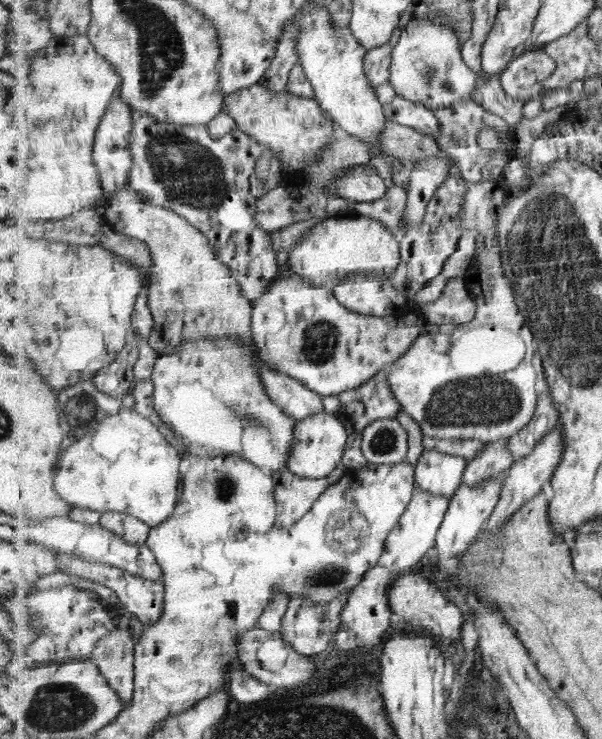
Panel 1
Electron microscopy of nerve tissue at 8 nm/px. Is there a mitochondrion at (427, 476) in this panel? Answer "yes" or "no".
no

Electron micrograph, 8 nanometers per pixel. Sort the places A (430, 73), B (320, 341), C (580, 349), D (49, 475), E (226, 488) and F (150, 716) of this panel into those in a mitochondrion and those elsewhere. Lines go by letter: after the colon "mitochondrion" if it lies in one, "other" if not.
A: mitochondrion
B: mitochondrion
C: mitochondrion
D: other
E: mitochondrion
F: other

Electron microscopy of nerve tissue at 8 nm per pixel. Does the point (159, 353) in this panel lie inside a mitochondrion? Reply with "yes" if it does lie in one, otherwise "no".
no

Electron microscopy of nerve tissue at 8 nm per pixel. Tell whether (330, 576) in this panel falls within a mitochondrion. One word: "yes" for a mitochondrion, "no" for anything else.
yes

